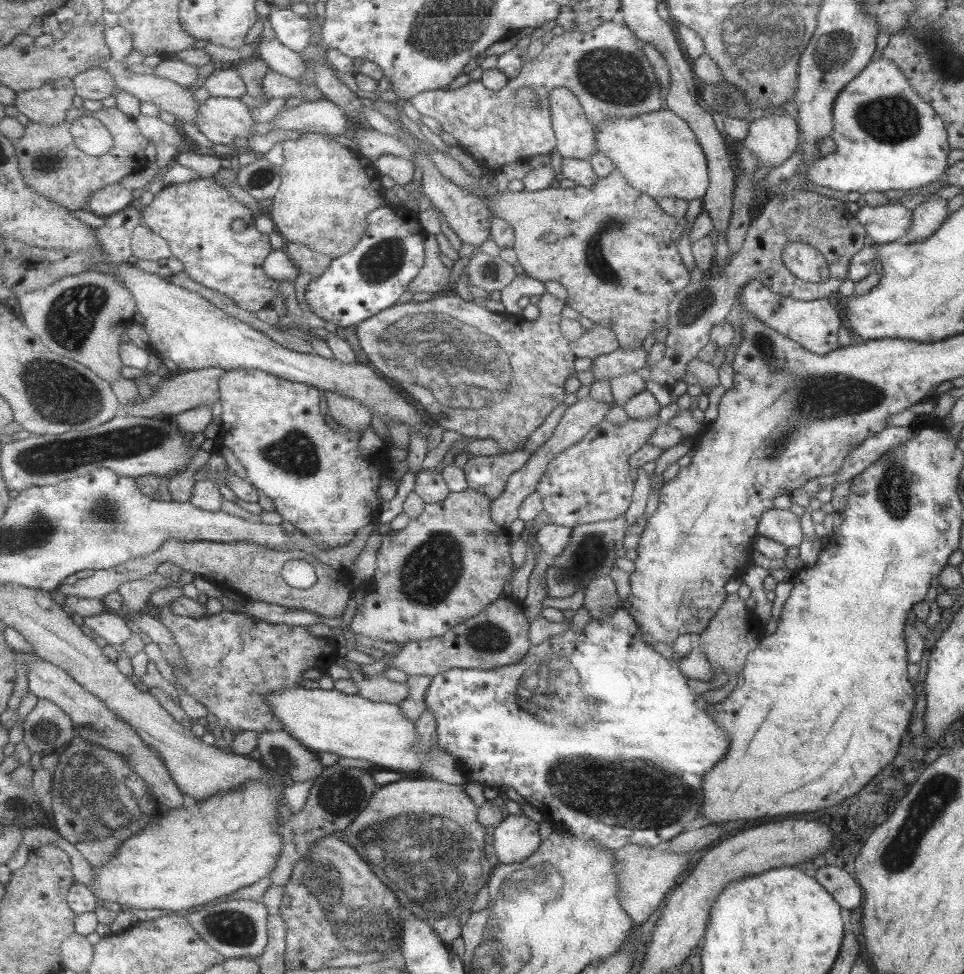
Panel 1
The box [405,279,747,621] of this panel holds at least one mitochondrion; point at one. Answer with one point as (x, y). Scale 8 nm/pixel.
(590, 555)

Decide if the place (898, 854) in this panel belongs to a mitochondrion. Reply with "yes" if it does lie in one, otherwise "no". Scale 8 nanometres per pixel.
yes

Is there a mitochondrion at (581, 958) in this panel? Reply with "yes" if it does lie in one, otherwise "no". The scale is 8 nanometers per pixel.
no

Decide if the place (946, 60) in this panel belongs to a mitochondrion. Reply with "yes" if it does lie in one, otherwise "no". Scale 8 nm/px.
yes

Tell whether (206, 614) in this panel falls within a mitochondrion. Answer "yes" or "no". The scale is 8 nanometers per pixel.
no

